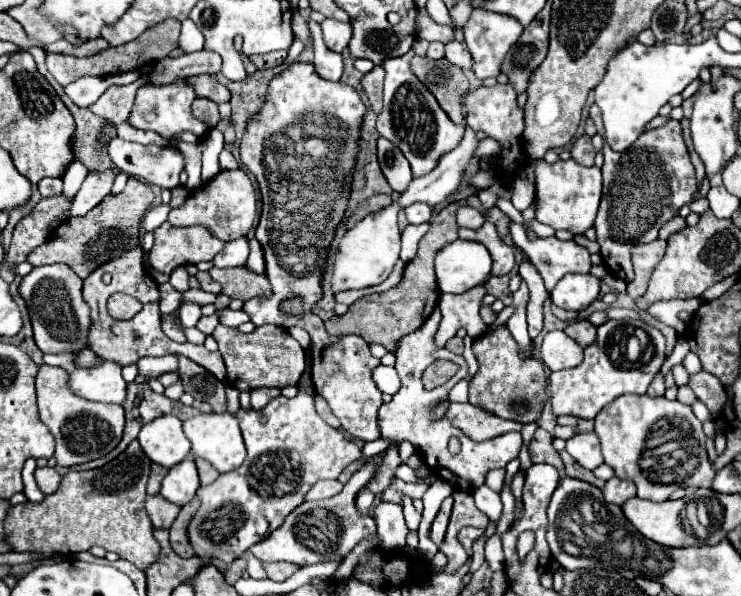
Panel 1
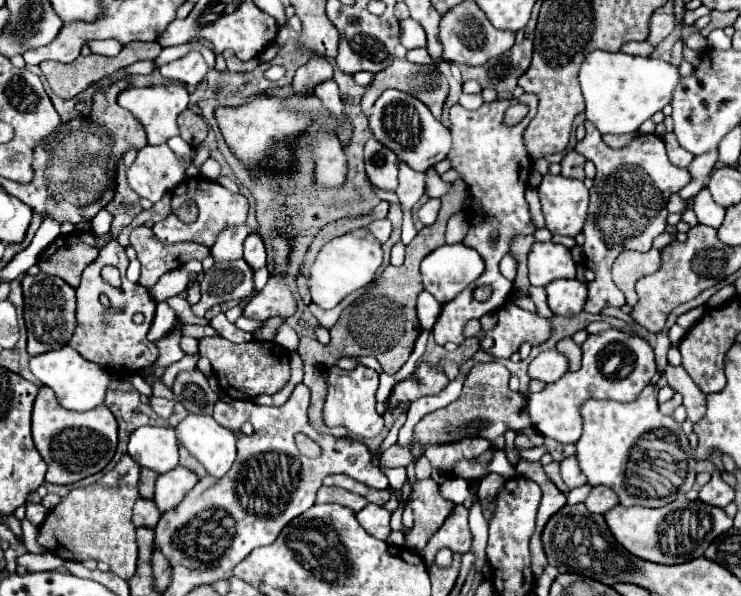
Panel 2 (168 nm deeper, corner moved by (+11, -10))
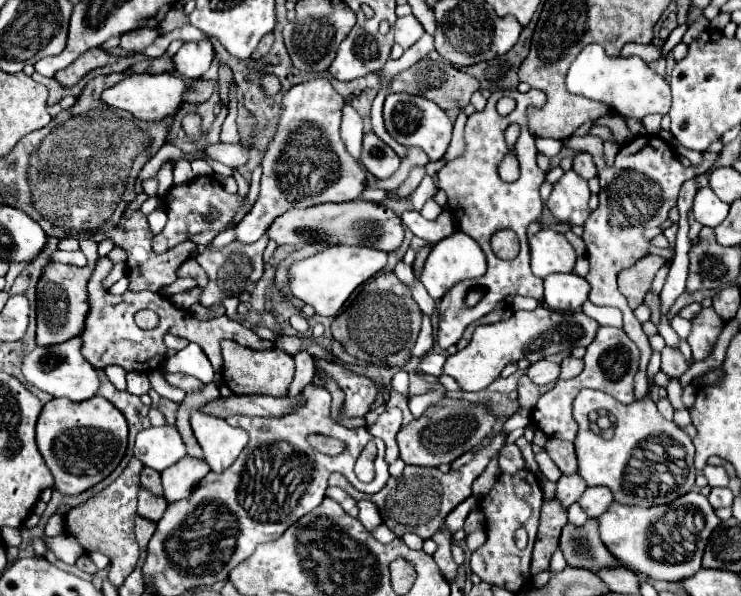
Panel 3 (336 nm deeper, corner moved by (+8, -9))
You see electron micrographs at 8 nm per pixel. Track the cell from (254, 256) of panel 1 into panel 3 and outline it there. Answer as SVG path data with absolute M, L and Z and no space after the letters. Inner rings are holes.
M355 199L349 203L323 203L313 205L307 209L291 209L279 215L271 227L267 229L265 237L275 241L277 245L285 243L315 243L315 241L329 241L331 245L365 245L375 247L381 251L395 251L403 241L403 227L399 215L387 209L381 203Z

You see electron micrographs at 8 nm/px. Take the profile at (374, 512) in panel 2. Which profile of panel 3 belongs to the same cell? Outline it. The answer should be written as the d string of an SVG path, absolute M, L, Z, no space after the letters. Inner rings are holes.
M359 501L357 505L359 505L359 521L363 523L363 527L367 531L373 531L375 527L379 527L383 523L381 513L379 513L379 509L377 509L375 503L371 503L371 501Z

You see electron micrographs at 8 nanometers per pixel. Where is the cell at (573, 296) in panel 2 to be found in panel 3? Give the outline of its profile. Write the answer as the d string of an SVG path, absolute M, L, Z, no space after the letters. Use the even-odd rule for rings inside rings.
M557 273L545 279L545 305L553 311L577 311L587 301L587 279L575 273Z

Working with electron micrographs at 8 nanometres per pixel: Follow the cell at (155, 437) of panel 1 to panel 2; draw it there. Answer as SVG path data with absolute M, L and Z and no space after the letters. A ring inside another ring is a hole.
M144 426L130 434L128 454L132 460L158 474L170 472L178 464L178 442L172 428Z

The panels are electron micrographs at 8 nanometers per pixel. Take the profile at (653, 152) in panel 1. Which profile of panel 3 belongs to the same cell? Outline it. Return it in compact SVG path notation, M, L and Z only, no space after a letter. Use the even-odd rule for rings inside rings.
M585 135L585 137L569 137L563 141L565 147L573 147L575 151L589 153L597 165L599 171L599 181L601 181L601 191L599 191L599 207L589 215L585 221L585 233L583 241L587 245L587 259L591 263L591 269L587 273L587 281L591 285L589 301L593 305L607 305L607 307L617 307L623 313L623 331L627 337L641 349L641 365L639 373L635 375L635 399L641 399L647 393L647 363L651 357L651 347L647 341L647 335L641 329L641 323L635 319L633 309L627 305L627 299L619 293L617 289L617 273L623 267L633 265L639 257L649 253L651 241L645 239L645 231L651 227L659 227L665 219L671 207L677 205L677 195L685 179L691 179L699 173L705 173L719 157L719 153L705 153L705 161L701 167L683 167L679 163L679 157L675 151L669 147L667 141L663 141L657 135L639 135L631 143L623 145L613 161L613 165L605 163L603 155L603 139L597 135Z

